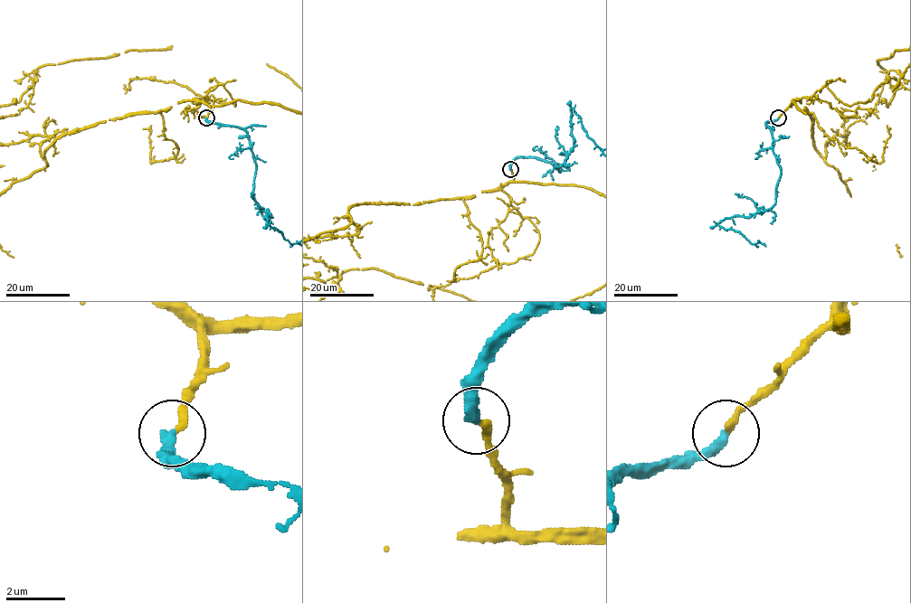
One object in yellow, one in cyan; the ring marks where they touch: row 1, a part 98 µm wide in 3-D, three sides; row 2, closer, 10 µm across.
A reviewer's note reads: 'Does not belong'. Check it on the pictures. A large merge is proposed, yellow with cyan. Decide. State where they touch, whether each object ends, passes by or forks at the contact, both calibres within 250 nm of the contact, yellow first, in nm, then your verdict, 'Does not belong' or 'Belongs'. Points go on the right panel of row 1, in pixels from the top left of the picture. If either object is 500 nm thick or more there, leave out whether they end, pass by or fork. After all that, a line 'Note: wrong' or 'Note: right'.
Place: (778, 117). At the ring yellow ends. At the ring cyan ends. Thickness 240 nm (yellow) against 380 nm. Does not belong
Note: right

